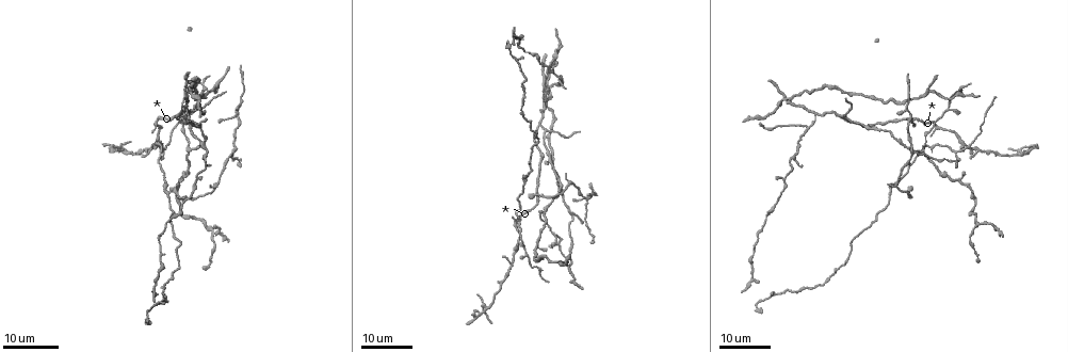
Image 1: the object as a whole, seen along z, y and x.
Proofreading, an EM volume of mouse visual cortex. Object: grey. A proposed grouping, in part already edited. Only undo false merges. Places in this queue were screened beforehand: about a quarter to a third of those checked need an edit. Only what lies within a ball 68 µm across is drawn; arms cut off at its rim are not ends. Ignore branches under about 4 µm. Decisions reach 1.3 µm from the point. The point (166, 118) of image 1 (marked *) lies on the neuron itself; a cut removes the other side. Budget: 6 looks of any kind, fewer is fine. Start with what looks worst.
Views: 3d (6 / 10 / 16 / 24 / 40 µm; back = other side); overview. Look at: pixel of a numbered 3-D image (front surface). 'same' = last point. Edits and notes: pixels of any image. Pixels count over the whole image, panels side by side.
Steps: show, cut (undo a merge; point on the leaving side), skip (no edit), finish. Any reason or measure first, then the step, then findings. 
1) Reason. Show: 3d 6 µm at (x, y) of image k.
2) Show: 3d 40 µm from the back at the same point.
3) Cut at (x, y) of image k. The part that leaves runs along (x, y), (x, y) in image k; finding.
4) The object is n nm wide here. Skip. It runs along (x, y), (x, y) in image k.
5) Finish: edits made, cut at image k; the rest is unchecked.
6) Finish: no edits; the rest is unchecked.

Four or more arms meet. Show: 3d 16 µm at (958, 152) of image 1.

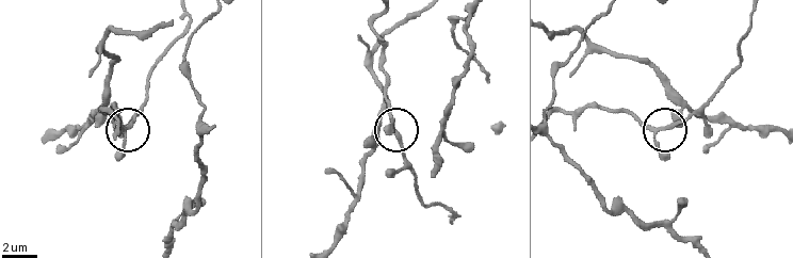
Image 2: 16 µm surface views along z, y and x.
Show: 3d 6 µm at (664, 129) of image 2.

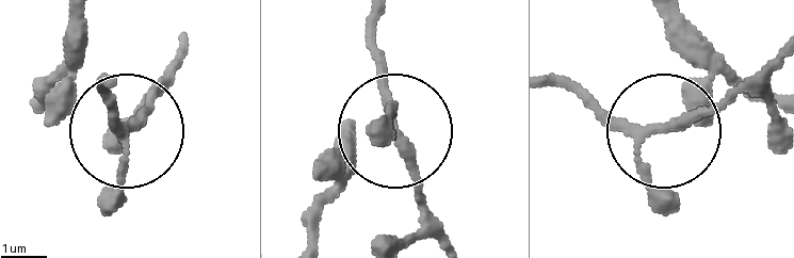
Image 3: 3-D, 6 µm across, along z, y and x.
The object is 190 nm wide here. Skip. One neuron here.

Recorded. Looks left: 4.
Arms part here. Show: 3d 16 µm at (541, 124) of image 1.

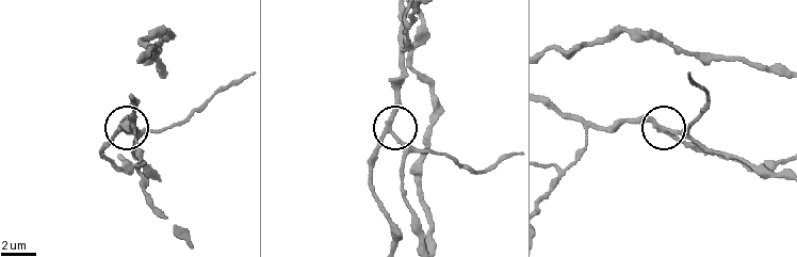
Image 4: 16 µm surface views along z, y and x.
Show: 3d 10 µm at (394, 132) of image 4.

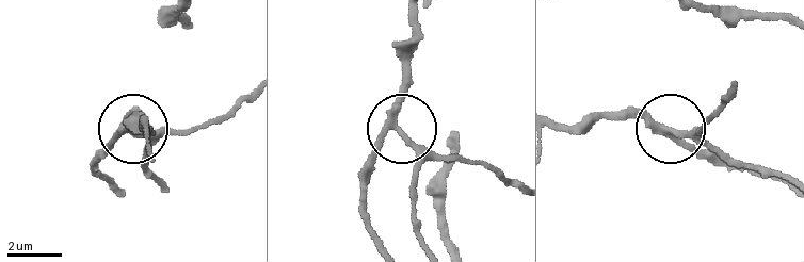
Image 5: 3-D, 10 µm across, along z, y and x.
Skip. It runs along (381, 240), (367, 212), (367, 164), (397, 127), (401, 43) in image 5; one neuron here.

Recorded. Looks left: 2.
Branch point. Show: 3d 24 µm at (543, 92) of image 1.

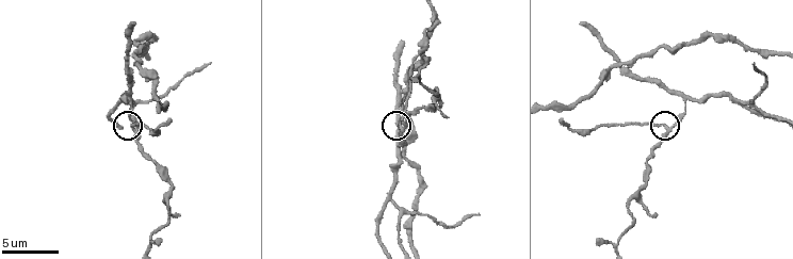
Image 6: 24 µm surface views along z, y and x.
Closer look. Show: 3d 10 µm at (665, 129) of image 6.

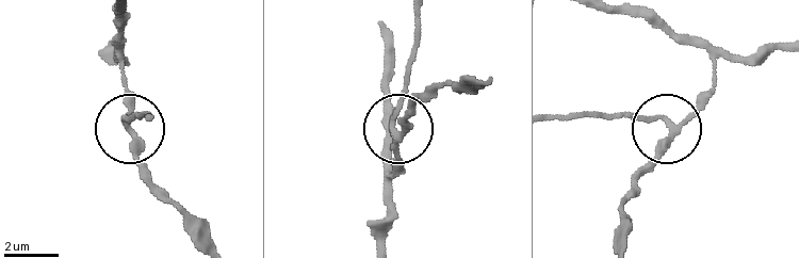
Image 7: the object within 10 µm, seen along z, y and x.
3 arms meet here. Skip. It runs along (382, 240), (410, 49) in image 7; one neuron here.

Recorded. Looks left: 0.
Finish: no edits; the rest is unchecked.

